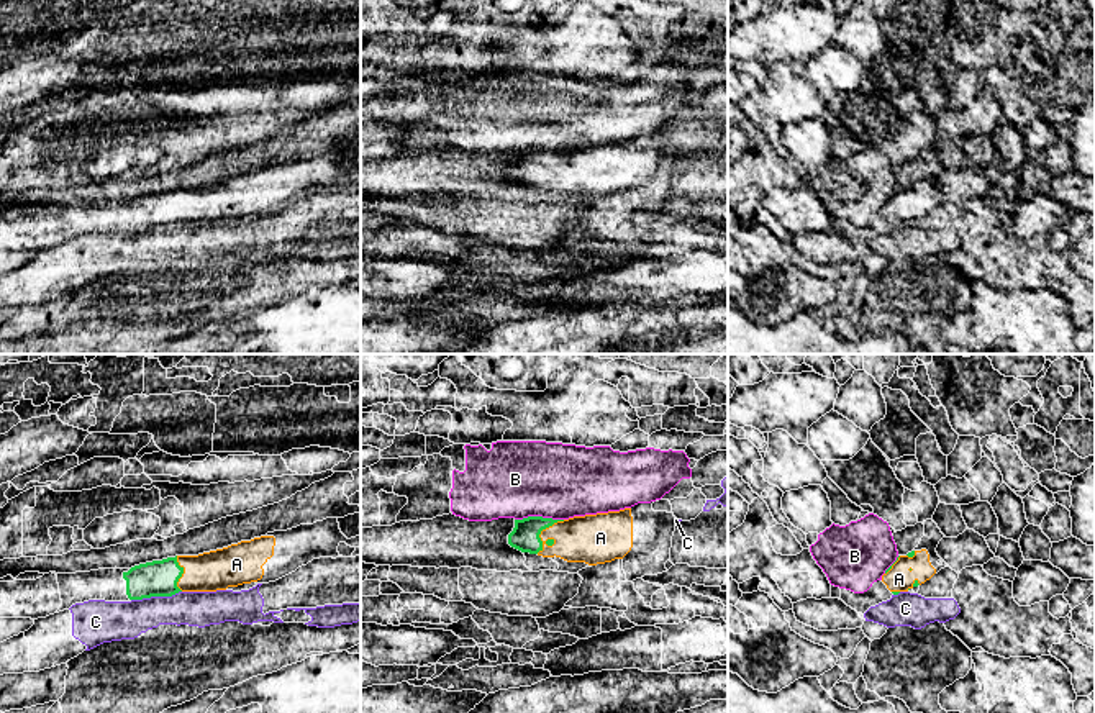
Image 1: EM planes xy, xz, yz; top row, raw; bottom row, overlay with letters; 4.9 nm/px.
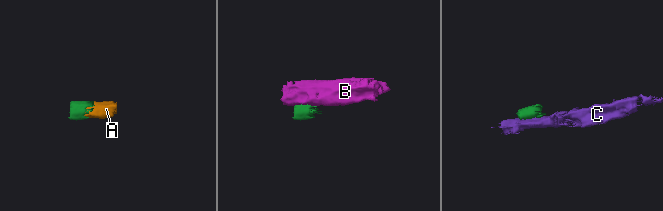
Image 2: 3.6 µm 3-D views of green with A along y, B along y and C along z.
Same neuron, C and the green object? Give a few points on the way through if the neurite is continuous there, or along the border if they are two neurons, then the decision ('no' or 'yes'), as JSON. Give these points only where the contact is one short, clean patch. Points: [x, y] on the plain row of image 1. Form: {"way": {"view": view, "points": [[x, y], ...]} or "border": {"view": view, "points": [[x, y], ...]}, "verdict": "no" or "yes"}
{"border": {"view": "xy", "points": [[181, 223], [171, 228], [131, 233]]}, "verdict": "no"}

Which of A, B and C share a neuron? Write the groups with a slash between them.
A / B / C

